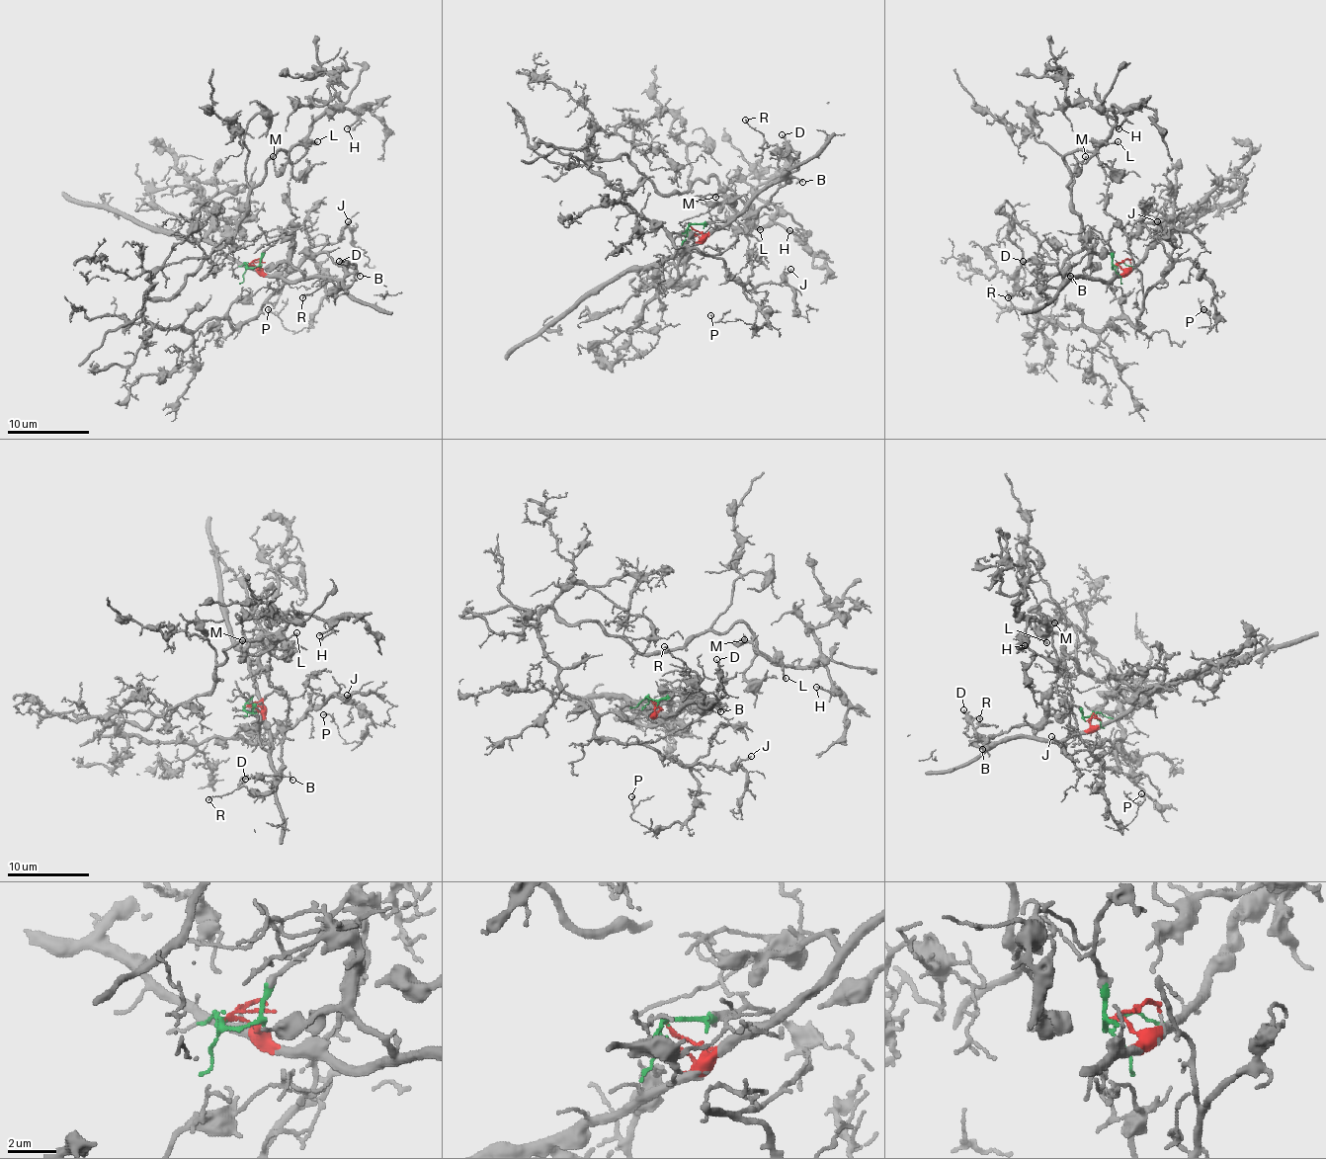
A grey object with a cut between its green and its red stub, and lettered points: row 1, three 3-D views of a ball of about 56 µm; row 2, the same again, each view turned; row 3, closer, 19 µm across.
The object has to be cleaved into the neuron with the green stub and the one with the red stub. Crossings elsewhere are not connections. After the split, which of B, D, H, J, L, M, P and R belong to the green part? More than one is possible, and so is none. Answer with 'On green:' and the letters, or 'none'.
On green: H, J, L, M, P

